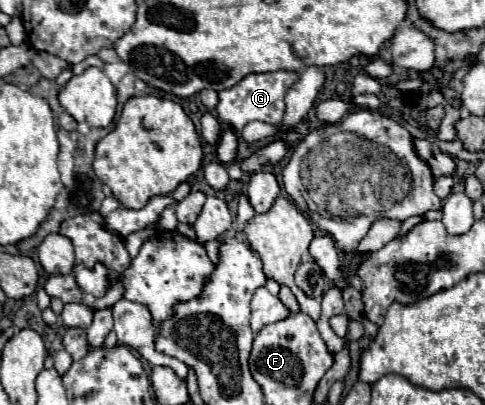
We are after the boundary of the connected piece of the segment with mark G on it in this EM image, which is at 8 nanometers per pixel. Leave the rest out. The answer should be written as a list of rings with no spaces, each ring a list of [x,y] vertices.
[[[275,70],[275,72],[263,72],[263,74],[247,74],[241,82],[237,82],[229,90],[219,92],[219,104],[217,104],[217,116],[221,122],[231,124],[235,132],[241,132],[245,124],[253,120],[261,120],[267,124],[279,124],[285,114],[285,92],[289,86],[297,80],[295,72],[287,70]]]

